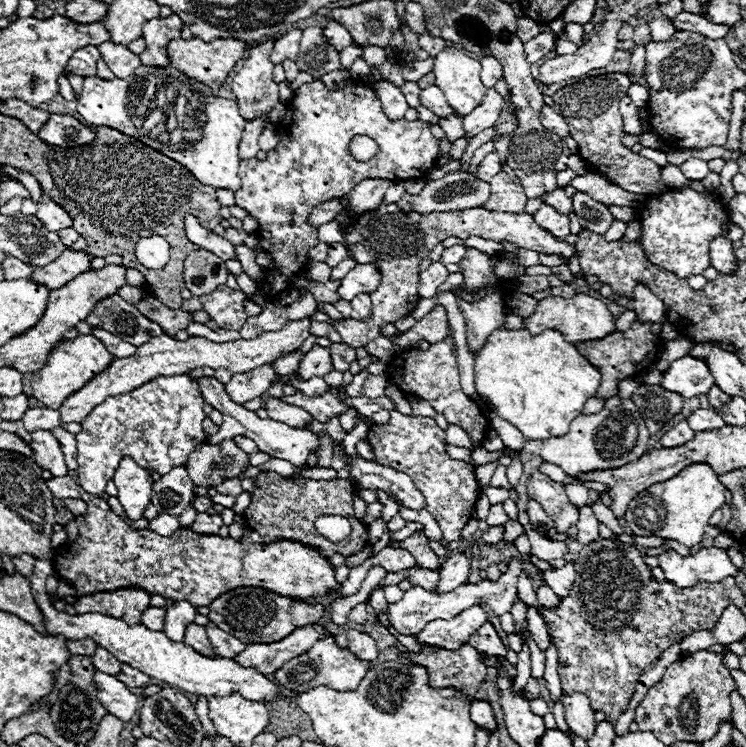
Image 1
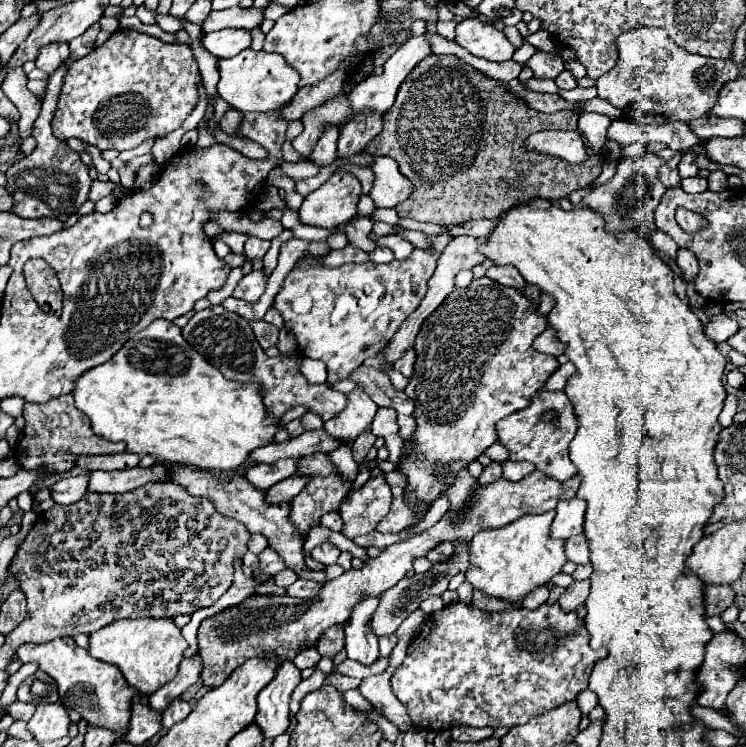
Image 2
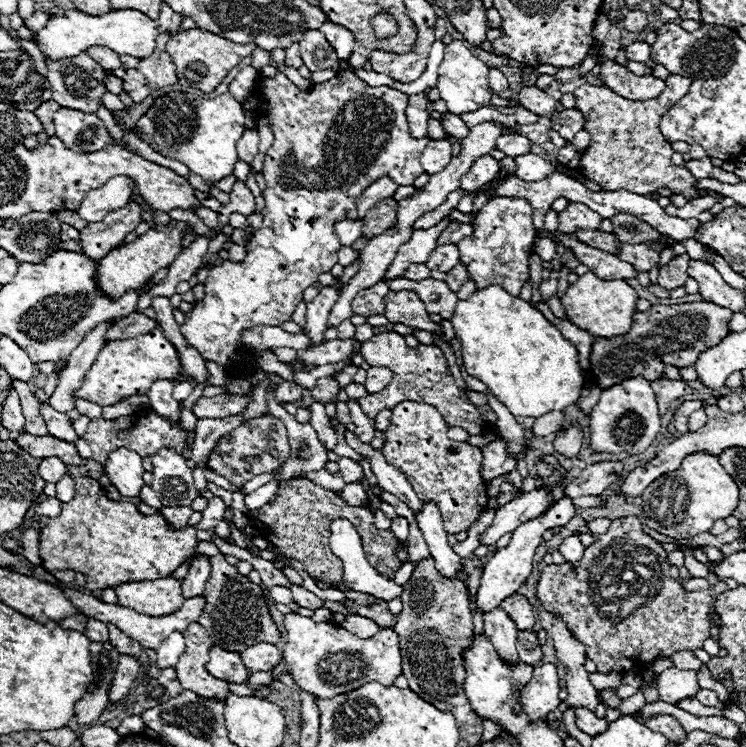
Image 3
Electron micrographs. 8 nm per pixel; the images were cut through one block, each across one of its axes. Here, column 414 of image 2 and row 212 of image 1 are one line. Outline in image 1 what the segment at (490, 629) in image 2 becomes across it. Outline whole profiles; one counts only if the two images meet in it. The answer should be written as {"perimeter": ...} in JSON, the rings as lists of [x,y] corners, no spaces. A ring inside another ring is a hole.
{"perimeter":[[[684,188],[668,194],[650,194],[636,206],[642,232],[638,236],[646,258],[678,278],[704,274],[710,266],[710,242],[722,234],[728,222],[724,204],[714,194],[700,194],[692,188]]]}

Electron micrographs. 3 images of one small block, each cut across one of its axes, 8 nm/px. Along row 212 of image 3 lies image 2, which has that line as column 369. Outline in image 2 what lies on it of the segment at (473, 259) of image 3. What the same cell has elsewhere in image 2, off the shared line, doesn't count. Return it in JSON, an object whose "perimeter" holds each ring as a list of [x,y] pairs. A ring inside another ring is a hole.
{"perimeter":[[[384,474],[370,478],[362,488],[346,494],[338,512],[344,520],[342,534],[346,538],[356,538],[368,534],[390,510],[390,488],[384,480]]]}

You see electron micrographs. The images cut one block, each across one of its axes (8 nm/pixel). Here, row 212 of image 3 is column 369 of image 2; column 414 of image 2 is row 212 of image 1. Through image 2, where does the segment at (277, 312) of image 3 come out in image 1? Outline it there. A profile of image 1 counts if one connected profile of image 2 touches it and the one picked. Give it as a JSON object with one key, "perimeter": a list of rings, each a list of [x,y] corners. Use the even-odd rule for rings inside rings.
{"perimeter":[[[318,80],[300,86],[288,104],[286,116],[276,124],[276,134],[278,146],[268,152],[266,160],[240,160],[242,188],[236,190],[236,206],[258,220],[260,246],[276,262],[274,268],[268,268],[268,282],[260,286],[260,292],[270,298],[290,288],[288,278],[304,272],[308,250],[318,244],[318,228],[306,222],[314,206],[348,196],[366,178],[424,178],[440,154],[440,140],[432,136],[428,122],[390,120],[374,90],[356,82],[342,90],[328,90]],[[358,134],[374,138],[380,146],[380,152],[368,162],[358,162],[348,152],[350,140]]]}

